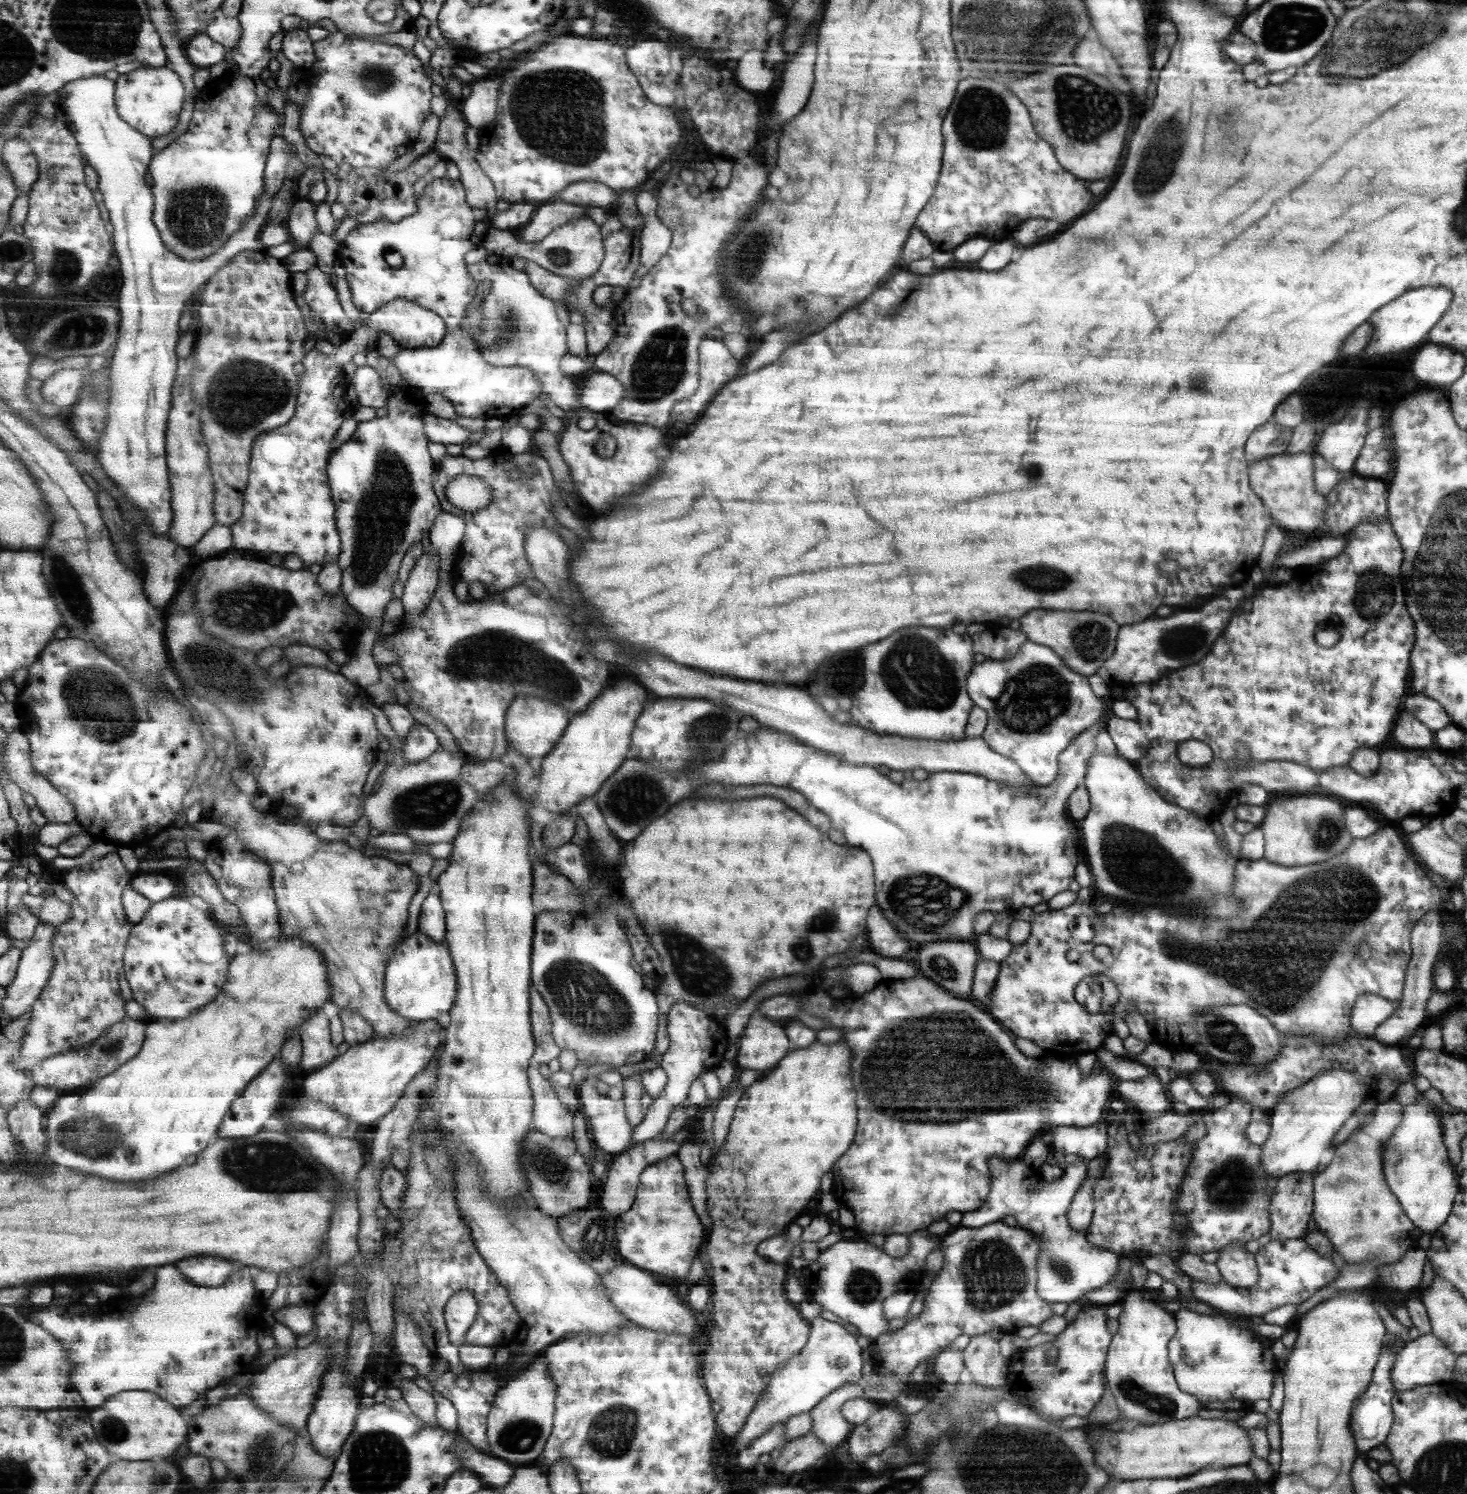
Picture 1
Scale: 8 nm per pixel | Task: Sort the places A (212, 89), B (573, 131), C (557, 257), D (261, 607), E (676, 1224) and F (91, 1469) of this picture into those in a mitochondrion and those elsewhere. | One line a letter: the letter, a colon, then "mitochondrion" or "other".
A: other
B: mitochondrion
C: mitochondrion
D: mitochondrion
E: other
F: other

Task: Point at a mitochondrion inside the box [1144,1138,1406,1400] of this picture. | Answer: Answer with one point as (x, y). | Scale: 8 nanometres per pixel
(1230, 1183)

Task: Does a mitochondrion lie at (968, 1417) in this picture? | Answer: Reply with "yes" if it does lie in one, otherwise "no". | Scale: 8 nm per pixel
yes

